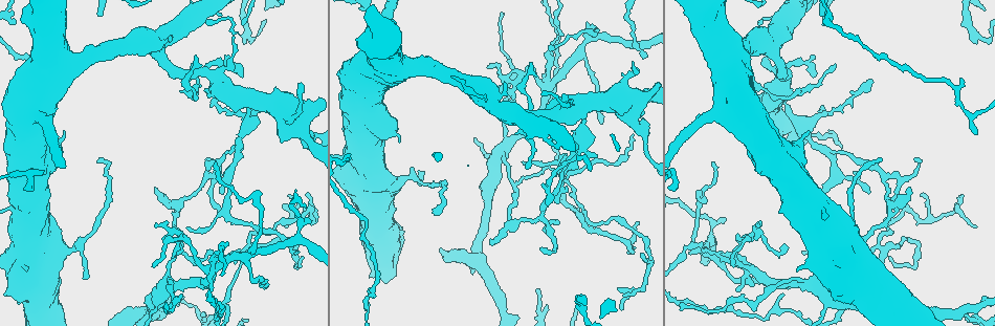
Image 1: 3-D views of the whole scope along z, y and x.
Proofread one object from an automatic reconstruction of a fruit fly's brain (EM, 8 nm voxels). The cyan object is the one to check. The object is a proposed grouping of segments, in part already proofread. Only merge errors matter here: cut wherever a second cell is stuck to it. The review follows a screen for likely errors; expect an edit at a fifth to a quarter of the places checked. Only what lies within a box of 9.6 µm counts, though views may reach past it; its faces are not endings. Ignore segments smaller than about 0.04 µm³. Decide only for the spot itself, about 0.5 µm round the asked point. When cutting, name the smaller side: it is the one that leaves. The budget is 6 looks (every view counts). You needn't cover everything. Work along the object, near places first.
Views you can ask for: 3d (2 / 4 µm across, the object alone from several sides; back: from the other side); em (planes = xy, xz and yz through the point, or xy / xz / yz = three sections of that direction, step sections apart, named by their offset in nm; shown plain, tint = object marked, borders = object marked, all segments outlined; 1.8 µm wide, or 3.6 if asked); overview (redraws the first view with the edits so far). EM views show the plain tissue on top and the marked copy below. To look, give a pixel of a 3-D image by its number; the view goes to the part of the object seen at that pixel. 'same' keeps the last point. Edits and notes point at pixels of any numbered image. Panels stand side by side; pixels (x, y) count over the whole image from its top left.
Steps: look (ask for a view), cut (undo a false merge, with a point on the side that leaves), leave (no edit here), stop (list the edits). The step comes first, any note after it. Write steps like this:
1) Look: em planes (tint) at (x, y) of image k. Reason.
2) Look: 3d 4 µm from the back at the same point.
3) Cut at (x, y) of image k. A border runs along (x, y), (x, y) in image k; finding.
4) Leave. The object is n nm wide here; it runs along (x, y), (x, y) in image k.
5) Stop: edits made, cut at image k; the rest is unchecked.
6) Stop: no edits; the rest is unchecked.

Look: em 3.6 µm xz step 16 (borders) at (773, 52) of image 1. Arms part here.

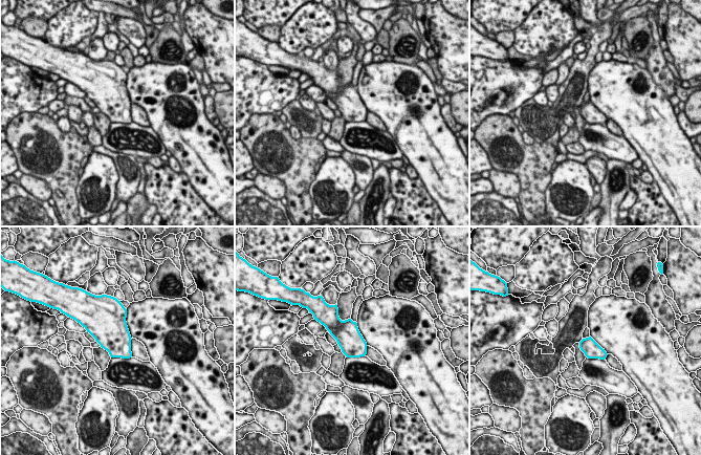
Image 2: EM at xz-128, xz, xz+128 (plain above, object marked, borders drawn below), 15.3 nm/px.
Look: em 3.6 µm planes (borders) at the same point.

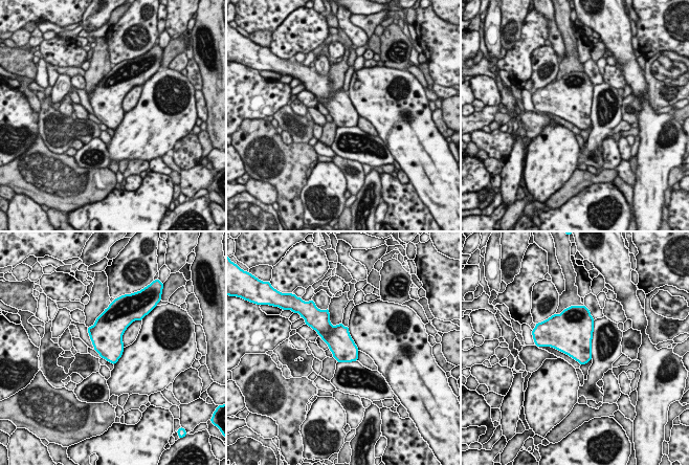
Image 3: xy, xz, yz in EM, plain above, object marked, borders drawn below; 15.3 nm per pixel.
Leave. One cell here.

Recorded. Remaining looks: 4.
Look: em xz step 16 (tint) at (571, 156) of image 1. Small branch off a trunk.

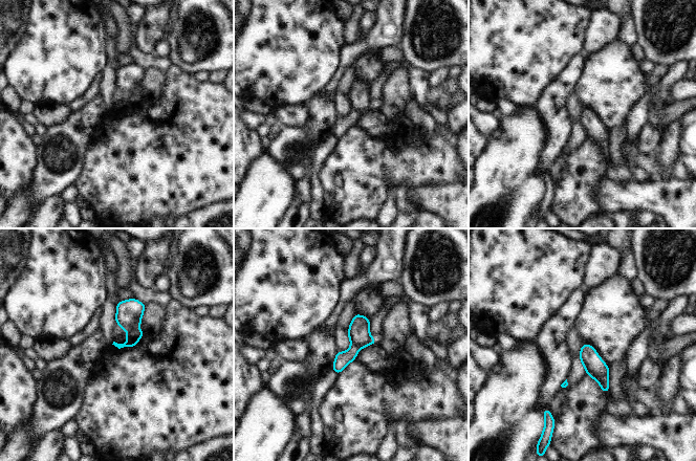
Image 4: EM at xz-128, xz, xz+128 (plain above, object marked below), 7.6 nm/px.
Cut at (134, 335) of image 4. A border runs along (136, 327), (127, 332) in image 4; a second cell is stuck on.

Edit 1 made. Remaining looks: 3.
Look: overview. See it whole again.

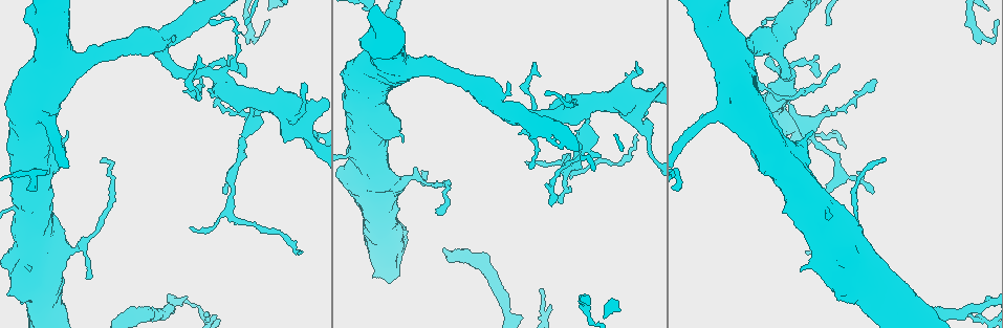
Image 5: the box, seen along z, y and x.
Look: 3d 4 µm at (70, 252) of image 5. Sudden change in width.

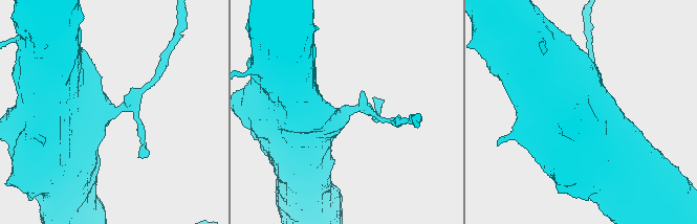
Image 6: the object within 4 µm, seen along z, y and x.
Look: em 3.6 µm planes (tint) at (348, 112) of image 6. Need the tissue.

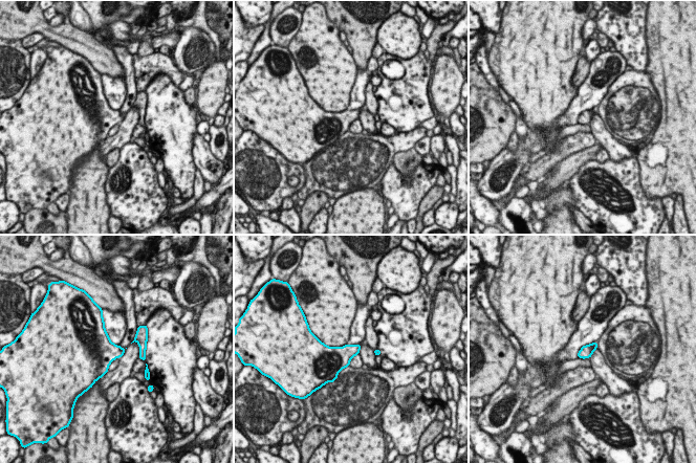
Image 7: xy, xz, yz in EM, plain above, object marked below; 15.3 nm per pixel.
Leave. All the same cell.

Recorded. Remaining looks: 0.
Stop: edits made, cut at image 4; the rest is unchecked.

